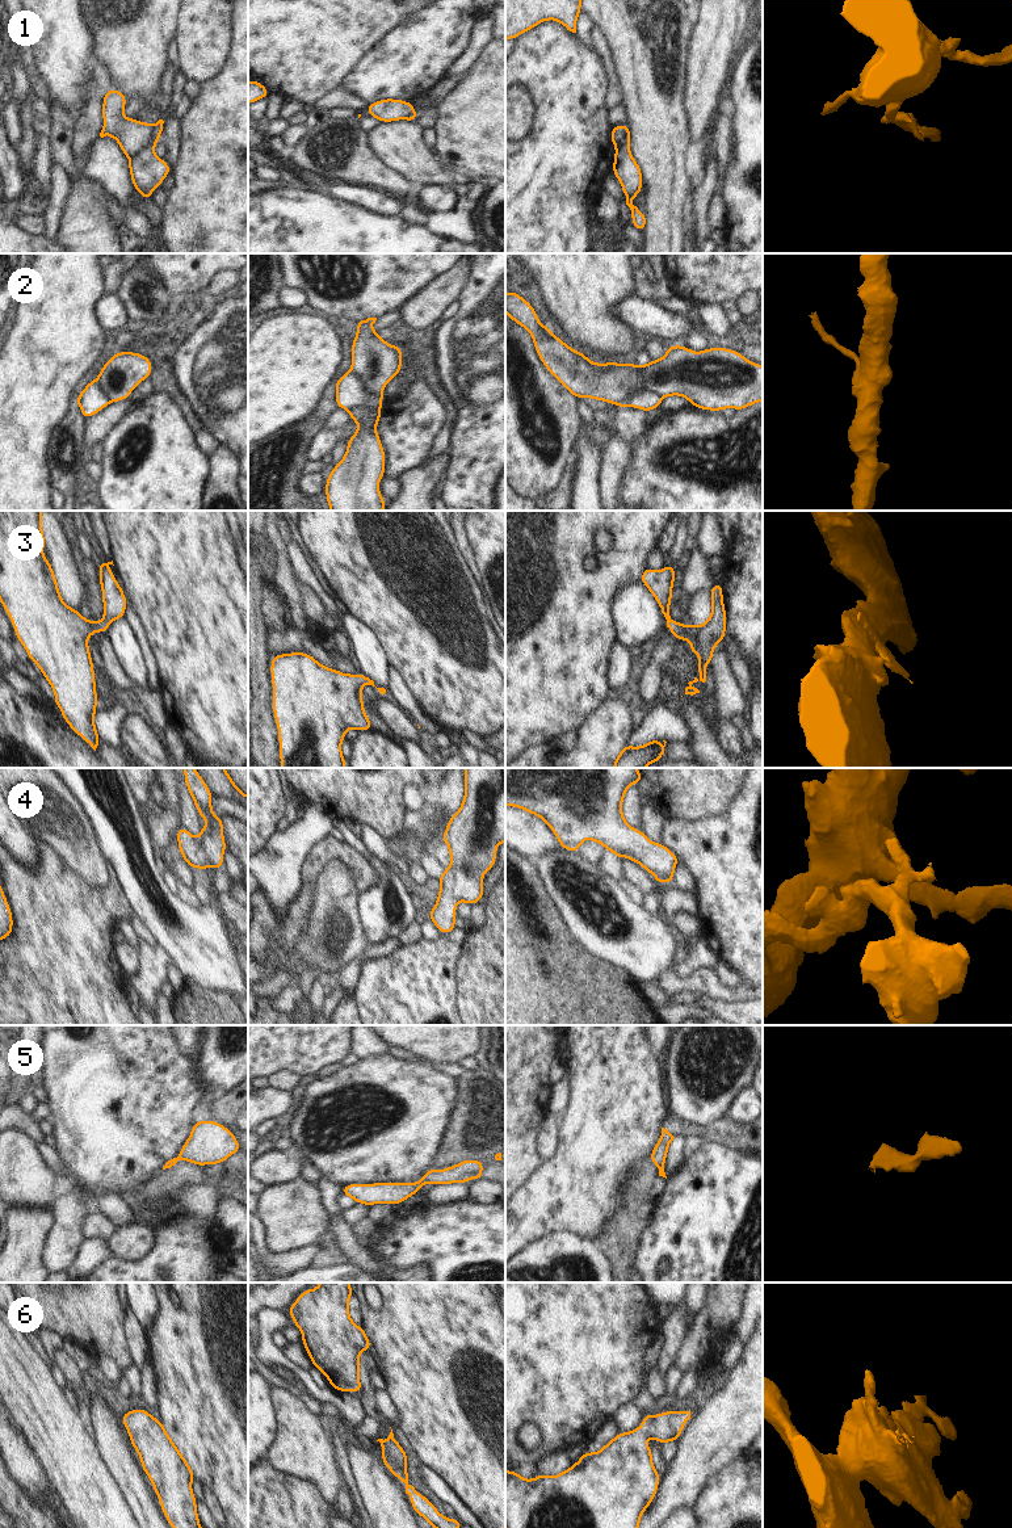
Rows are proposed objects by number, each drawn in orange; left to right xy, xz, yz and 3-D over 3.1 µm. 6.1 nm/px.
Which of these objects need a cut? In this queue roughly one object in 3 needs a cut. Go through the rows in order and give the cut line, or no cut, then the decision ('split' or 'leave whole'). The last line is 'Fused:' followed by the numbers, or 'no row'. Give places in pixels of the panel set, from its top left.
1: cut xy (152, 125), (150, 142), (130, 159); split
2: cut yz (662, 398), (653, 391), (638, 390), (618, 407); split
3: cut none; leave whole
4: cut none; leave whole
5: cut none; leave whole
6: cut none; leave whole
Fused: 1, 2

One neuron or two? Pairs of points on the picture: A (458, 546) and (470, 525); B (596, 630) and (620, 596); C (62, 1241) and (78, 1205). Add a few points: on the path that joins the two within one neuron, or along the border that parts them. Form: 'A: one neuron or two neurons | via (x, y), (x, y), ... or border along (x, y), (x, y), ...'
A: two neurons | border along (458, 525), (467, 559)
B: two neurons | border along (618, 579), (611, 594), (611, 622), (614, 639)
C: one neuron | via (66, 1231), (68, 1214)

